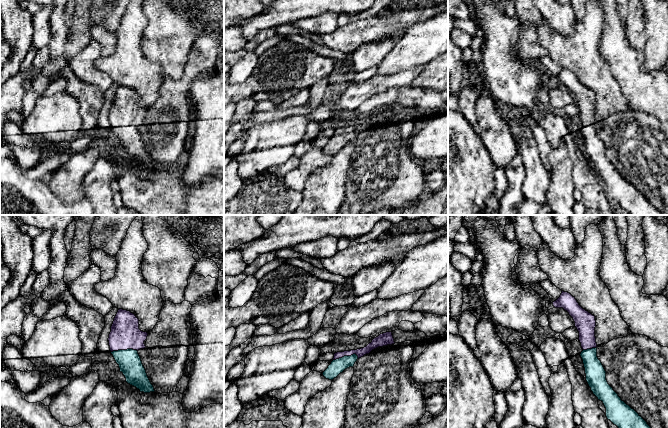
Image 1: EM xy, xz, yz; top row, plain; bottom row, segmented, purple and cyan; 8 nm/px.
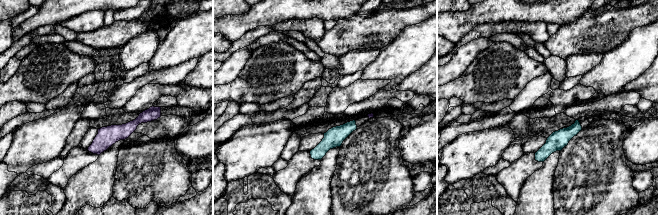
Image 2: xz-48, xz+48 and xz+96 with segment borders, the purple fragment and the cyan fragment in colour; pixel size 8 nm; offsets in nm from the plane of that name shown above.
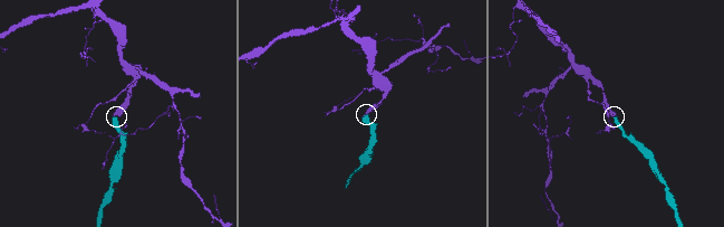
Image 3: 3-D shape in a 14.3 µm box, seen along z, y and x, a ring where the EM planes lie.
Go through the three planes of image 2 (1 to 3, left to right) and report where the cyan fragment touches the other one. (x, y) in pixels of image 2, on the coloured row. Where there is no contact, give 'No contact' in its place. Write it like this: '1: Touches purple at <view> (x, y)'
1: No contact
2: No contact
3: No contact

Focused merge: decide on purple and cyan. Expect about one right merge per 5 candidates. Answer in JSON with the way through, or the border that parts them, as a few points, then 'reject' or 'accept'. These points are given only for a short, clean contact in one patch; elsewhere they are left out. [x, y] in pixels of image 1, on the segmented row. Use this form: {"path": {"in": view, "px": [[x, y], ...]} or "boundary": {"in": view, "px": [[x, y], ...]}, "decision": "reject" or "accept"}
{"path": {"in": "xz", "px": [[374, 344], [357, 354], [345, 355], [337, 366]]}, "decision": "accept"}

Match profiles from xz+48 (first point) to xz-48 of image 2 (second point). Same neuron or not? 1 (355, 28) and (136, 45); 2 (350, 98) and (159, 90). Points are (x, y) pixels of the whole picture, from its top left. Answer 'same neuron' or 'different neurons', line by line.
1: different neurons
2: different neurons

